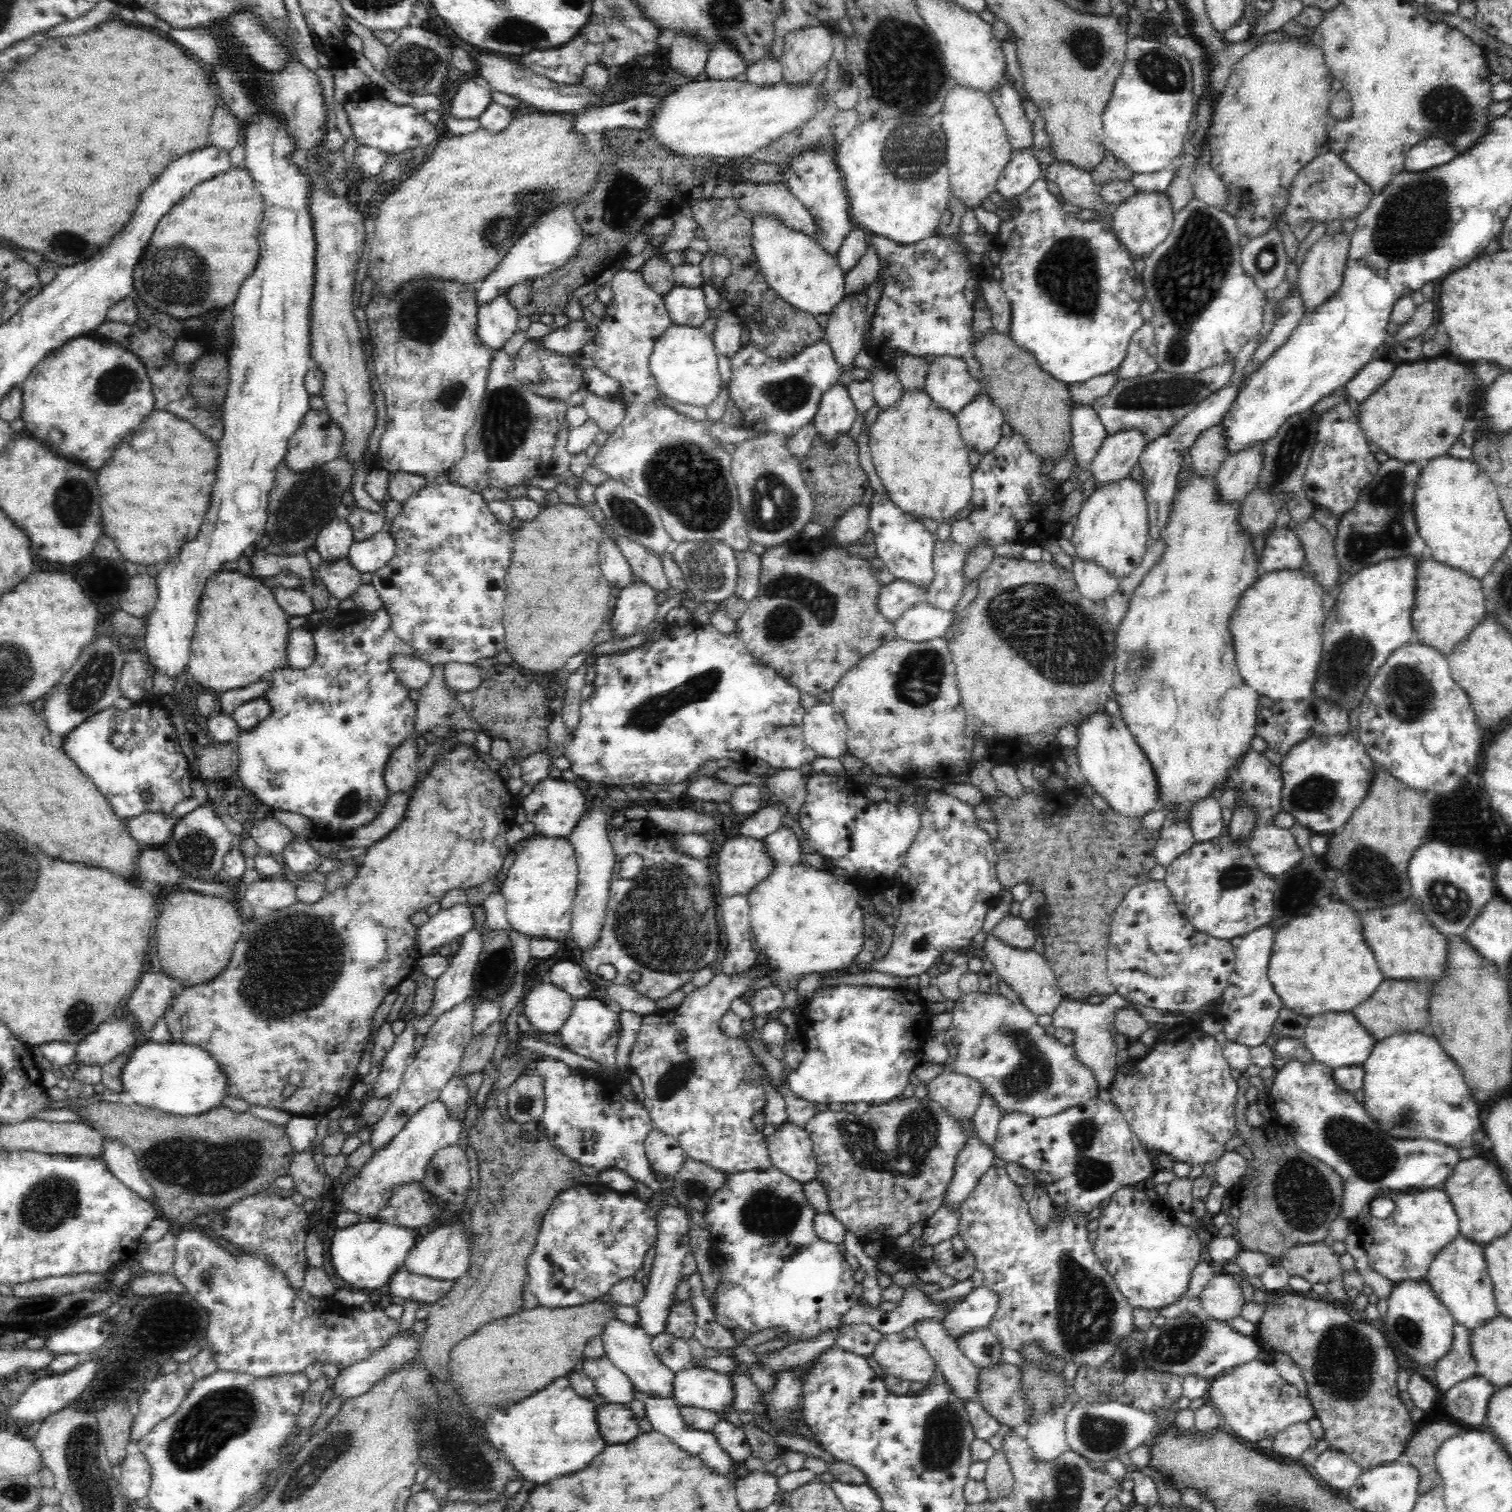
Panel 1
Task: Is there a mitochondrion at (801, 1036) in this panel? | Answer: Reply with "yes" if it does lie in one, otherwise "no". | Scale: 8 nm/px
no

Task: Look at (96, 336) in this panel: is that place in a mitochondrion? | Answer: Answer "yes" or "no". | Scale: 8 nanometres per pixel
no

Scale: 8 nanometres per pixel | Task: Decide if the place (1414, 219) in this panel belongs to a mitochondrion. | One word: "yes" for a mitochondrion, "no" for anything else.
yes

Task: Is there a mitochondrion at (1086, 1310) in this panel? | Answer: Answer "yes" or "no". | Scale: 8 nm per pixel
yes

